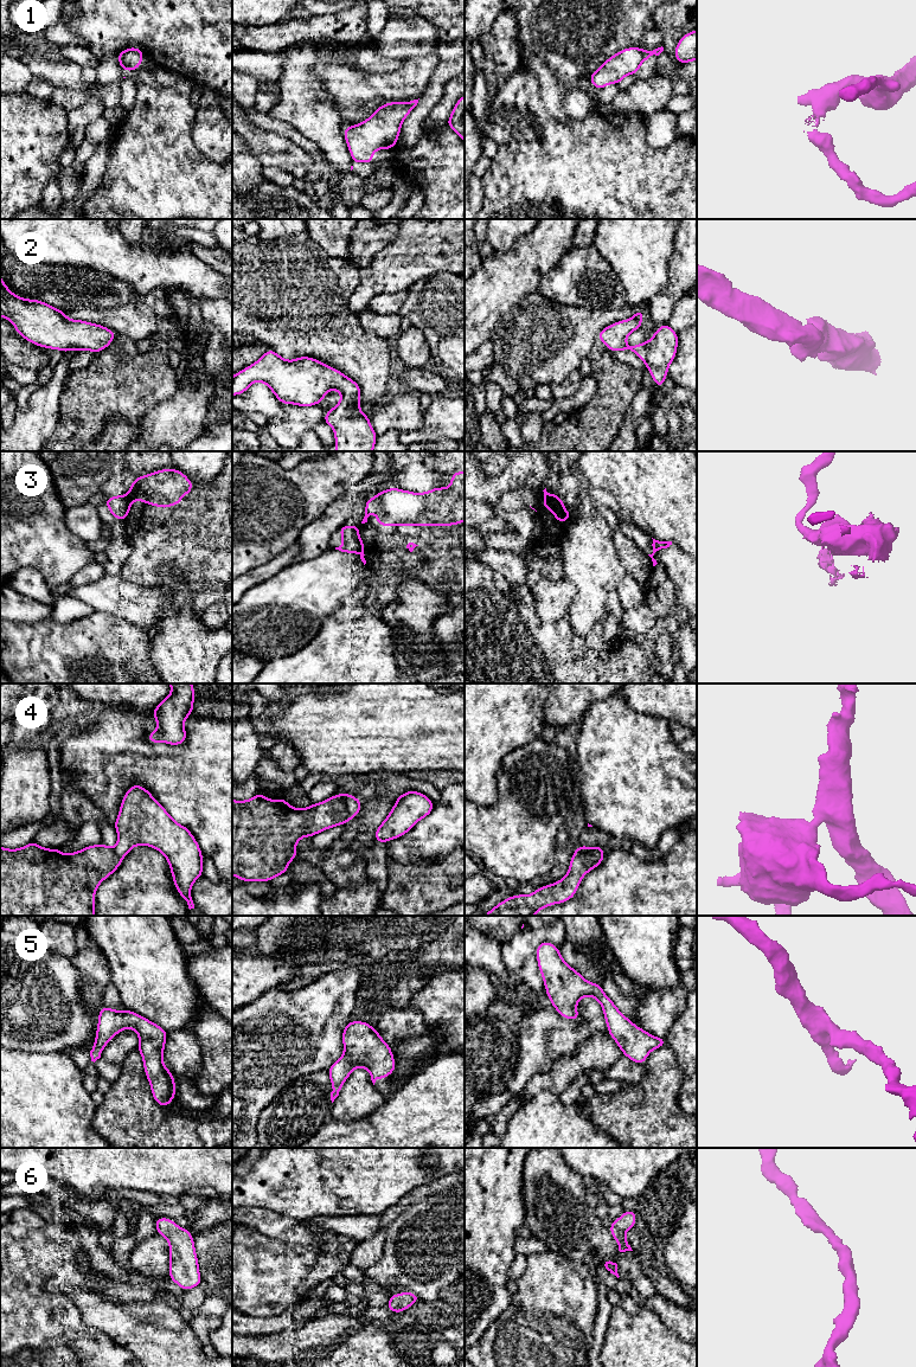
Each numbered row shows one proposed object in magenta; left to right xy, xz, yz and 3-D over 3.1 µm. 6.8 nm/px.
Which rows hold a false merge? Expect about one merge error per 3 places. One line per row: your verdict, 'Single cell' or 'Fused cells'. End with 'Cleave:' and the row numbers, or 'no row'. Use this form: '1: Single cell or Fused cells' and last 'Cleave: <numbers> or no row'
1: Fused cells
2: Single cell
3: Fused cells
4: Fused cells
5: Single cell
6: Single cell
Cleave: 1, 3, 4

